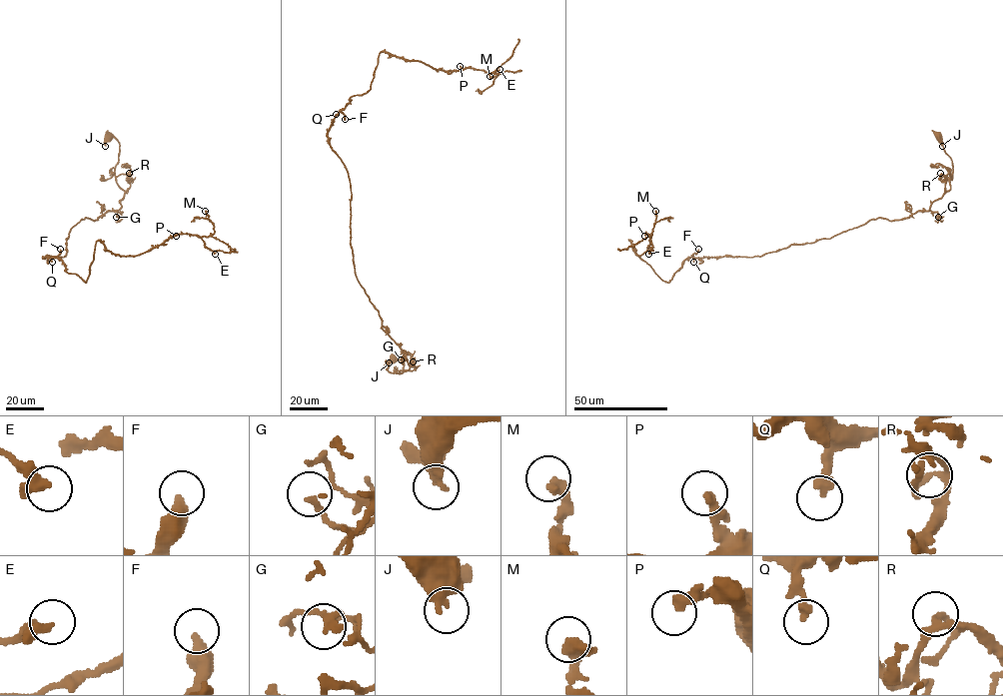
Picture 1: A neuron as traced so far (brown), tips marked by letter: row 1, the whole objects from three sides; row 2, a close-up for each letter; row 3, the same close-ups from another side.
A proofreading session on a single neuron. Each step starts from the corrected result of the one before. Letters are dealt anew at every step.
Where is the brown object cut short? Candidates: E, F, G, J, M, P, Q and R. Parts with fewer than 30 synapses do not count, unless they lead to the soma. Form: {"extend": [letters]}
{"extend": ["E", "M"]}

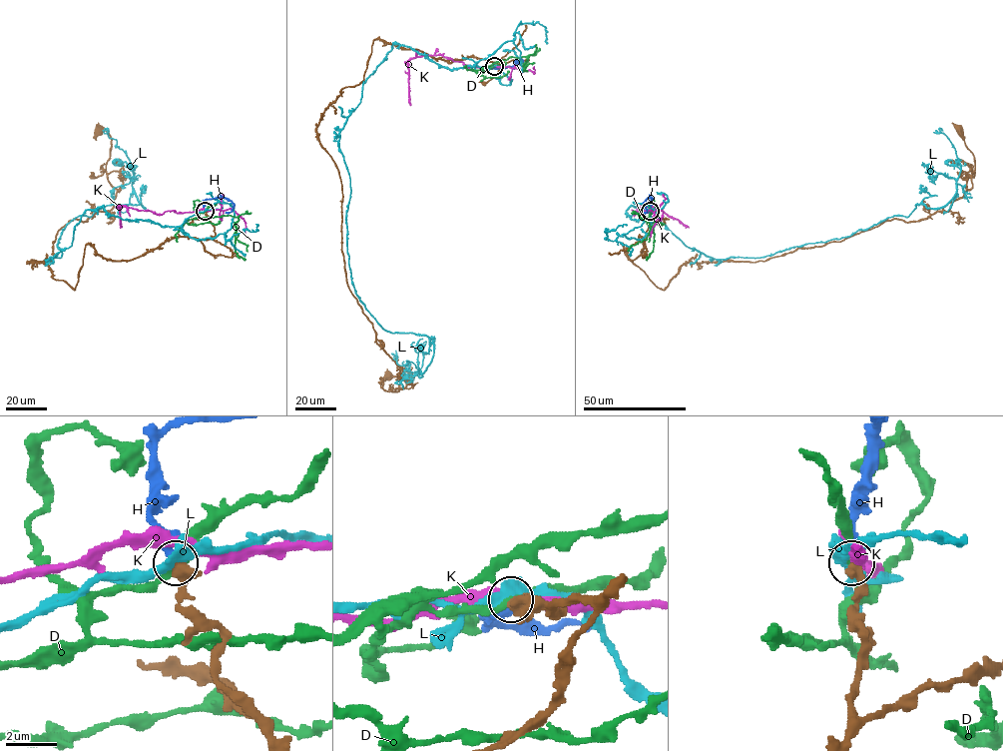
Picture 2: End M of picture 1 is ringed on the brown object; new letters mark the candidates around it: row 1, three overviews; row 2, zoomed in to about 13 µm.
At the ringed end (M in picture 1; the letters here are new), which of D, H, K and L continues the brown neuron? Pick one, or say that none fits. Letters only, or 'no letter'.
H

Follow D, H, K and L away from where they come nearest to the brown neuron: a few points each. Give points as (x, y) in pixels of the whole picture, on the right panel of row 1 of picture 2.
D: (650, 212), (649, 217), (640, 217), (649, 224), (654, 234), (653, 250), (646, 259)
H: (650, 211), (650, 197), (645, 201), (647, 212), (643, 213)
K: (650, 212), (641, 214), (638, 211), (645, 205), (660, 208), (689, 228)
L: (649, 211), (650, 227), (626, 211), (653, 209), (714, 259), (850, 236), (952, 198), (960, 164), (942, 130)

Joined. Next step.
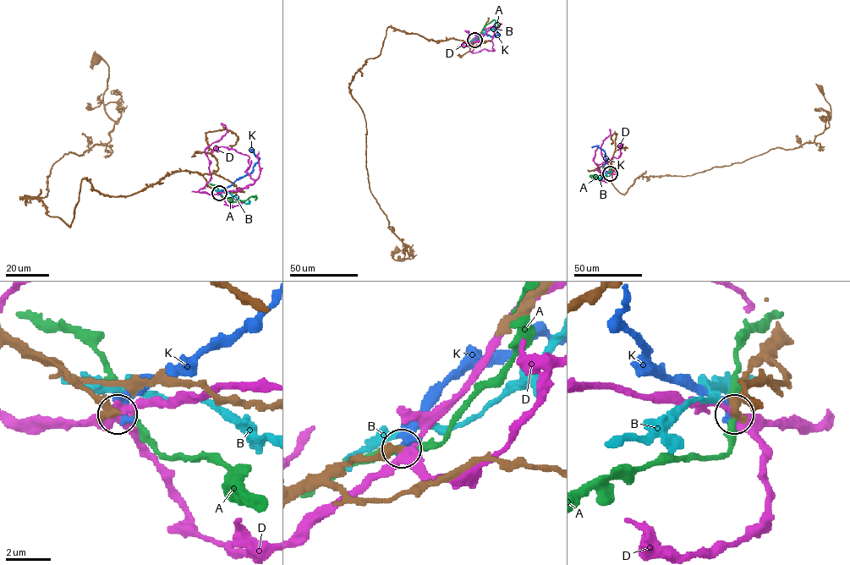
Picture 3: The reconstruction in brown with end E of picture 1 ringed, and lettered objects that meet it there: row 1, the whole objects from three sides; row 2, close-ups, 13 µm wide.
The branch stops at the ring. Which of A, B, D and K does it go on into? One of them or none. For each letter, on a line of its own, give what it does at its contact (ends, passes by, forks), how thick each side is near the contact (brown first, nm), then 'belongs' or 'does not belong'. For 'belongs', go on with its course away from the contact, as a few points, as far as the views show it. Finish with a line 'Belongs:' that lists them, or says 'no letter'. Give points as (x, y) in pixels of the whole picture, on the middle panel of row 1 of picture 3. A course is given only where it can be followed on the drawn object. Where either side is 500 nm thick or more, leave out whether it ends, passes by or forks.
A: it passes by; calibres 440 and 300 nm; does not belong
B: it passes by; calibres 320 and 400 nm; does not belong
D: calibres 500 and 320 nm; does not belong
K: it passes by; calibres 440 and 280 nm; does not belong
Belongs: no letter

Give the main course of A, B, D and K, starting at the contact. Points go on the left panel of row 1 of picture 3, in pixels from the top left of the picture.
A: (219, 193), (232, 201), (245, 200), (251, 196), (256, 198)
B: (217, 191), (227, 192), (245, 203), (249, 200)
D: (218, 194), (245, 188), (254, 180), (247, 172), (248, 156), (224, 146), (216, 146), (219, 150)
K: (219, 193), (252, 171), (259, 158), (250, 150), (254, 151)

